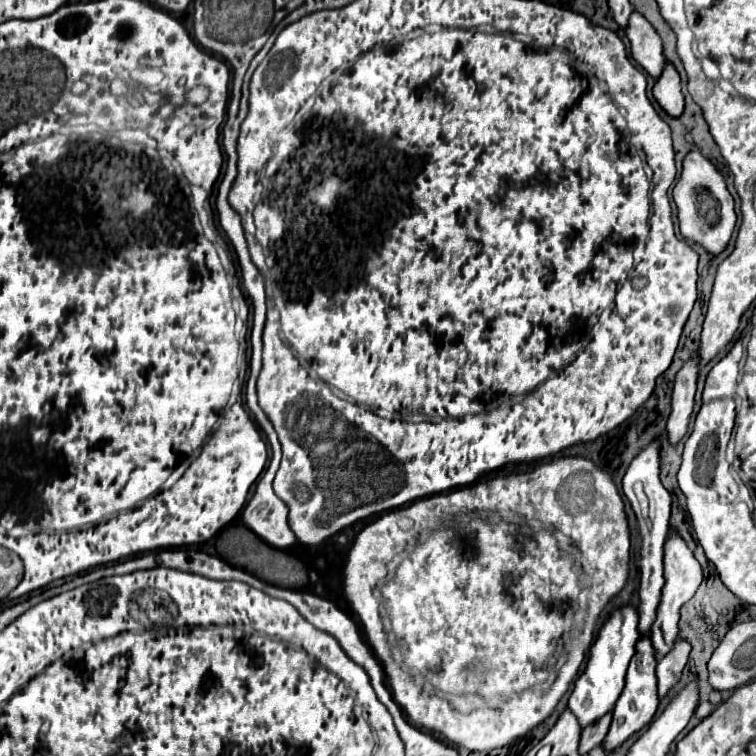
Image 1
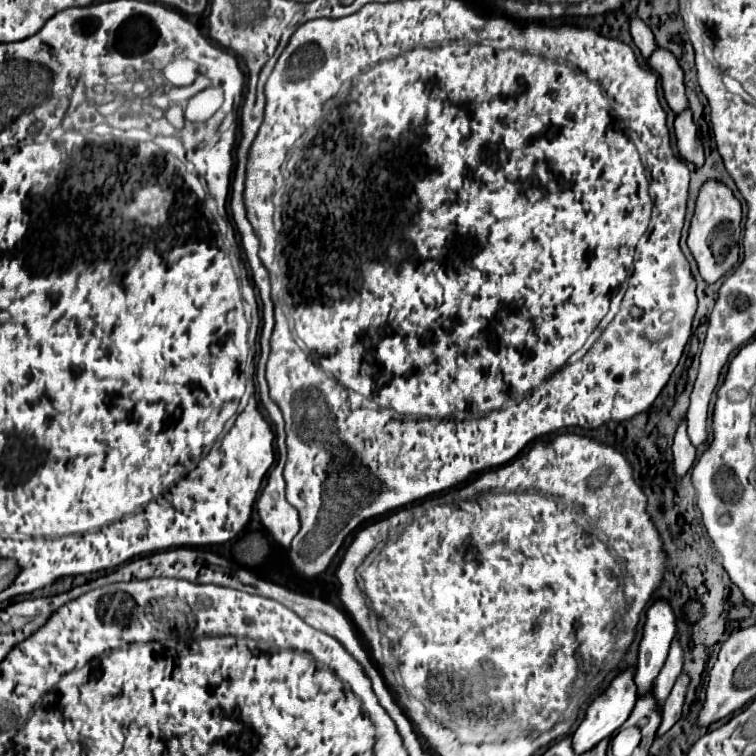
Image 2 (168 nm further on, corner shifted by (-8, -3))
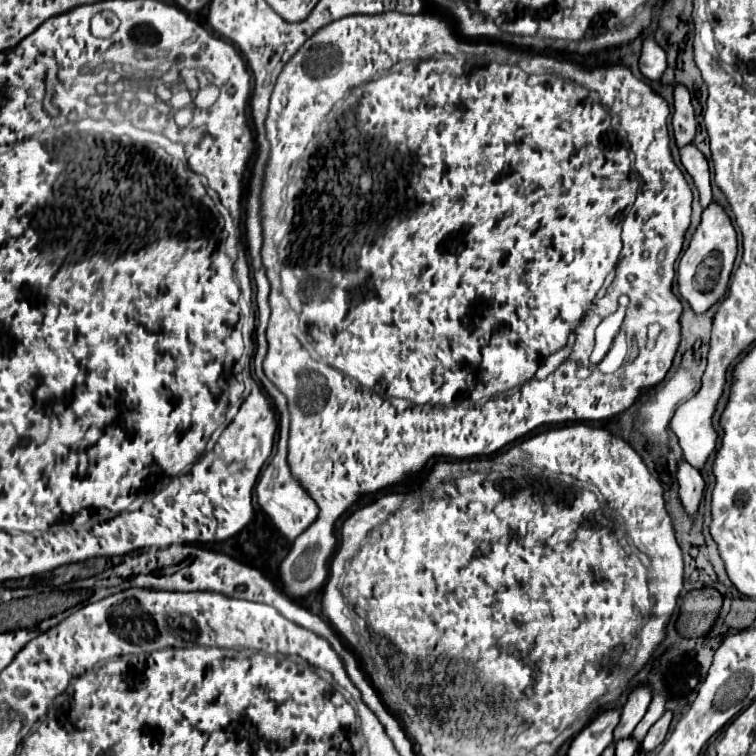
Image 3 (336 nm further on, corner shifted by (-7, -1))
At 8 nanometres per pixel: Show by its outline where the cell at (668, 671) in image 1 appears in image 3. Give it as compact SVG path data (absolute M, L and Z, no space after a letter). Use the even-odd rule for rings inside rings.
M668 711L668 713L664 713L664 715L662 715L662 717L660 717L652 727L650 727L648 735L646 735L646 737L644 737L644 741L642 741L642 749L644 749L646 753L654 751L660 743L664 743L666 735L668 735L670 721L672 721L672 713Z

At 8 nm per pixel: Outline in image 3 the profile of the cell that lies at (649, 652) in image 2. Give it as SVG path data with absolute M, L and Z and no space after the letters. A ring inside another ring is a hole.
M648 685L636 687L636 689L630 693L626 705L622 707L620 721L618 721L616 729L614 729L614 741L620 741L620 739L626 739L626 737L632 735L634 727L636 727L636 725L640 723L640 719L644 717L646 709L648 709L648 705L650 705L650 699L652 699L652 695L650 695L650 687L648 687Z

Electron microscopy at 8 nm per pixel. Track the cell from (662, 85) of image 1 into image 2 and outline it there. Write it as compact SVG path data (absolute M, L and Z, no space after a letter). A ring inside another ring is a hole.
M687 107L687 111L683 111L683 115L675 117L675 135L677 135L679 157L701 167L705 161L703 145L701 145L701 139L697 135L697 127L693 123L689 107Z

